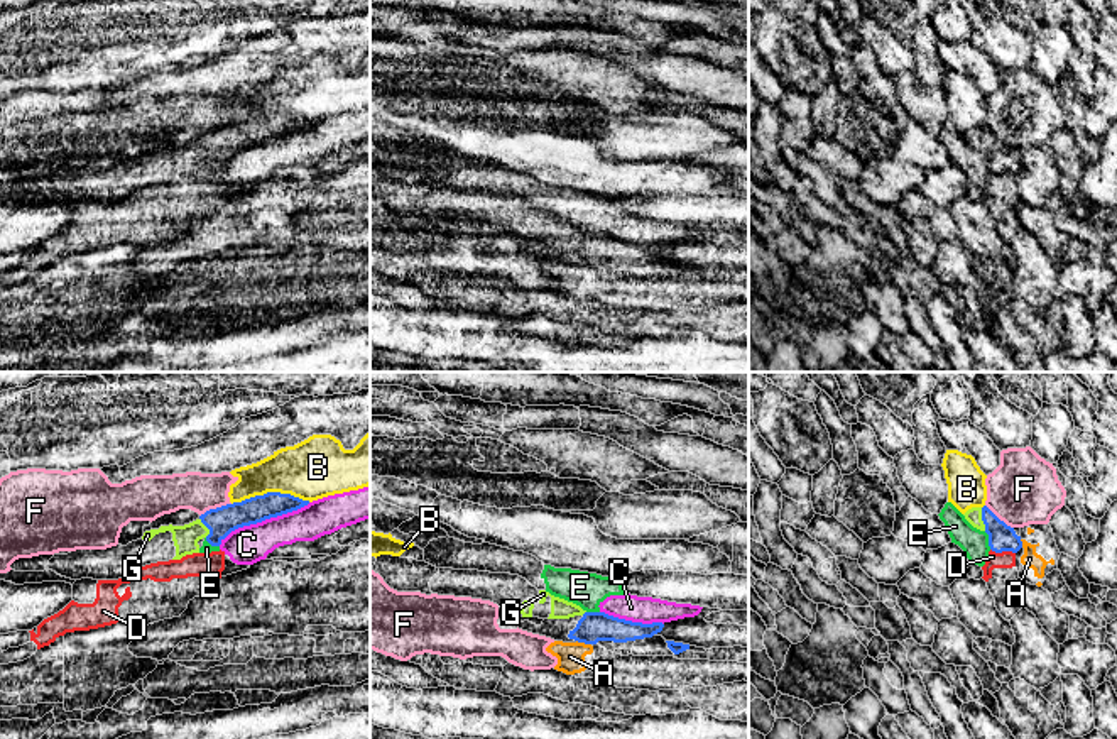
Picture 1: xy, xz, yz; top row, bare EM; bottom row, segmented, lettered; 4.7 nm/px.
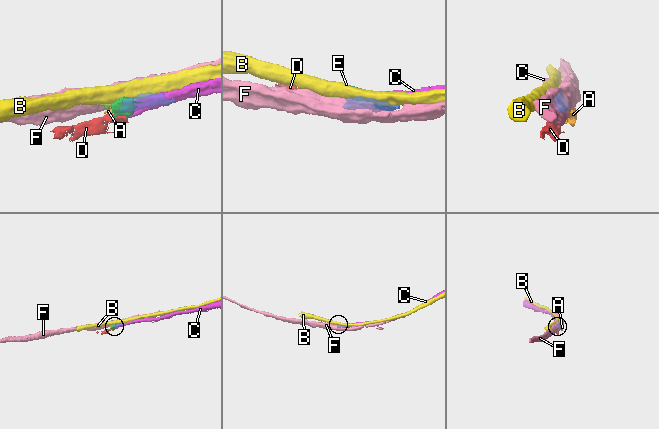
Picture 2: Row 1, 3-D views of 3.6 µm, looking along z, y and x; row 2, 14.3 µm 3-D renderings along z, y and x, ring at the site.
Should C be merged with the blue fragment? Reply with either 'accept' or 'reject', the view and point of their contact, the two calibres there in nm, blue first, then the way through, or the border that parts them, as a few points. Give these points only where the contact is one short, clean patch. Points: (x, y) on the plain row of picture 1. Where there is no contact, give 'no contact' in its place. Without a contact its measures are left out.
reject | xy (264, 141) | 140/180 nm

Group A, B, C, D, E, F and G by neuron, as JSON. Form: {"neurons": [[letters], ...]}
{"neurons": [["A"], ["B"], ["C", "E"], ["D"], ["F"], ["G"]]}

